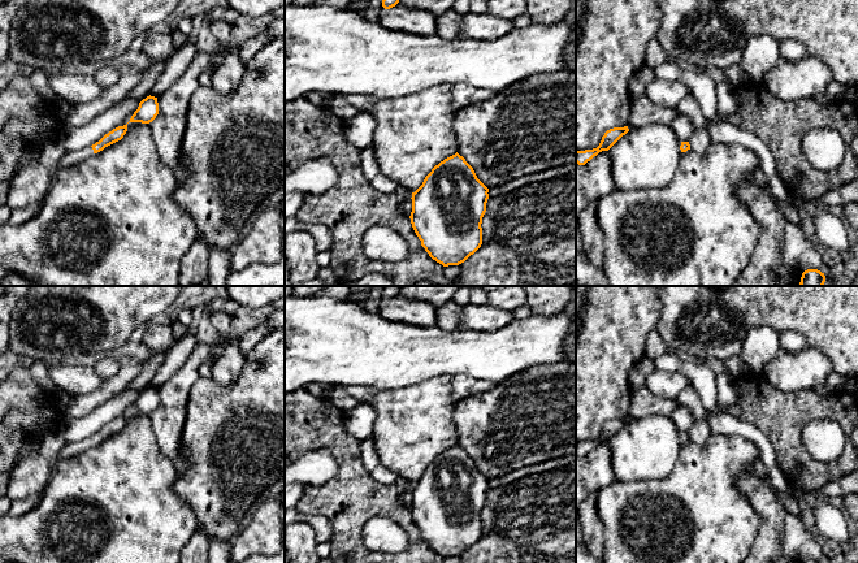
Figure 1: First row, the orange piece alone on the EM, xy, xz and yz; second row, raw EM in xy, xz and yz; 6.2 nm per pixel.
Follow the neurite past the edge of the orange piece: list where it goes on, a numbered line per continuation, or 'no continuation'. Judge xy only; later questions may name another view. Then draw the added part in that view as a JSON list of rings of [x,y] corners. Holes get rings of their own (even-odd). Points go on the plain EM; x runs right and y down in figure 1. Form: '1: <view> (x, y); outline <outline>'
1: xy (29, 477); outline [[[92,438],[66,443],[53,459],[46,459],[38,452],[20,462],[8,484],[6,497],[10,501],[23,499],[43,491],[52,468],[68,458],[75,456],[94,446]]]

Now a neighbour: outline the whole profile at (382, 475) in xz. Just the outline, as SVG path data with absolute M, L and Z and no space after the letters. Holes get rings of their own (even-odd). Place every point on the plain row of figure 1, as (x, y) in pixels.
M378 464L376 469L370 473L370 476L382 485L395 485L399 477L395 472L393 472L384 464Z

